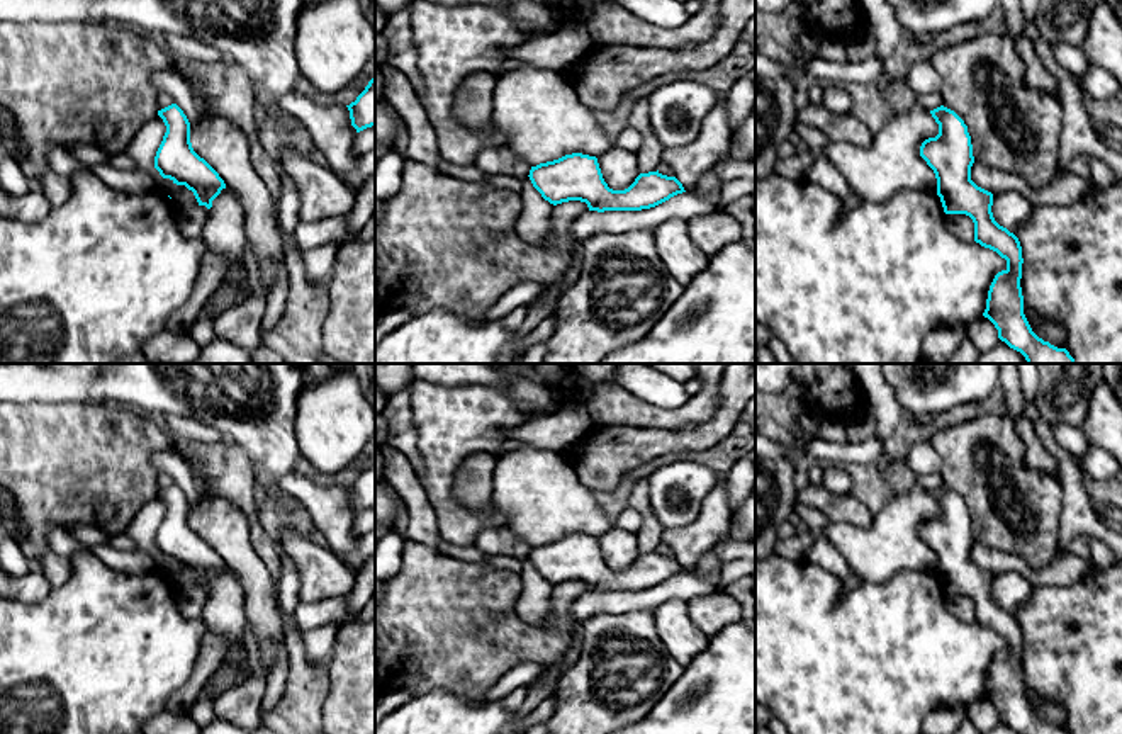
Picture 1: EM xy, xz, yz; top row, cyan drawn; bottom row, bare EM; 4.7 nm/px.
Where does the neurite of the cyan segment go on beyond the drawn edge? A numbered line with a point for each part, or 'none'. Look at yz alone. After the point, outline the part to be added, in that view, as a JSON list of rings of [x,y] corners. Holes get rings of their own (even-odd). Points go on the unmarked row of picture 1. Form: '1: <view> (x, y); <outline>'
none

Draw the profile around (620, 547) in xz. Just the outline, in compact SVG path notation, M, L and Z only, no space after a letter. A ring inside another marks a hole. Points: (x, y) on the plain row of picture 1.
M613 527L597 537L597 544L604 562L613 571L628 569L640 556L637 534L625 528Z

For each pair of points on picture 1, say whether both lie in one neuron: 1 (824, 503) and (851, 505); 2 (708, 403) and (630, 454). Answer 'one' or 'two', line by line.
1: one
2: two

